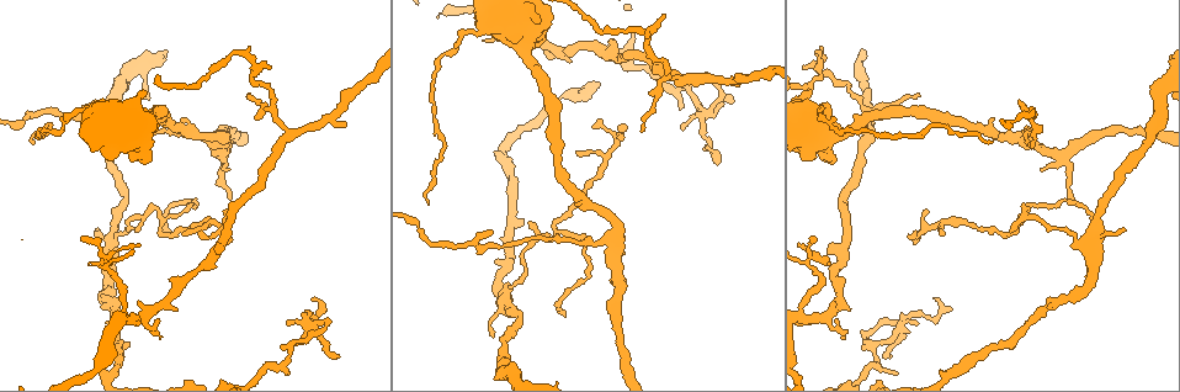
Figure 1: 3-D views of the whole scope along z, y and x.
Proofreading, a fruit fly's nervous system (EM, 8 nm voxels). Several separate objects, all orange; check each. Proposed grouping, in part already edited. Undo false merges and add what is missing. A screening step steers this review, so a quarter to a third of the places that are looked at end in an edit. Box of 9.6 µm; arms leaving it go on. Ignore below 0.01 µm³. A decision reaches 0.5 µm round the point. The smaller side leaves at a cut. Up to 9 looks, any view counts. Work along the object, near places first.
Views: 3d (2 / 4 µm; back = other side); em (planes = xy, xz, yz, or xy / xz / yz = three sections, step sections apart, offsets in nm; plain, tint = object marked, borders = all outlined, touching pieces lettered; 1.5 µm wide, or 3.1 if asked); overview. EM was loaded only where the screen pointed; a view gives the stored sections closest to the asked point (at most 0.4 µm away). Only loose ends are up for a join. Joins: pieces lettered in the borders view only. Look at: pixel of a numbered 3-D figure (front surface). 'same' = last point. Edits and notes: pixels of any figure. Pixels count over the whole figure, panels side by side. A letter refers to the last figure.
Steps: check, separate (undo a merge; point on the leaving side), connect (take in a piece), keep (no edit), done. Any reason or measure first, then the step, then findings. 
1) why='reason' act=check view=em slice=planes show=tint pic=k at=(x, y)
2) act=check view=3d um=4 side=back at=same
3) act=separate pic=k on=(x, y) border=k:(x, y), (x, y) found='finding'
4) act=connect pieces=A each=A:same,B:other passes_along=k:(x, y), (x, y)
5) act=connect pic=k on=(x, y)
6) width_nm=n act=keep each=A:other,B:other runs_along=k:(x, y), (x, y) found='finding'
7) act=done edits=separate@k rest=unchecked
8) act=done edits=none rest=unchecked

why='branch stops here' act=check view=em slice=planes show=borders pic=1 at=(896, 371)

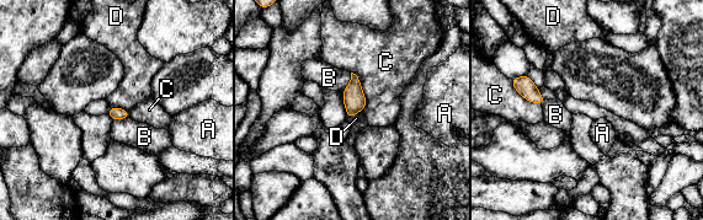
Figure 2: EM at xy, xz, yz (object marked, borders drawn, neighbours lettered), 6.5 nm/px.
act=keep each=A:other,B:other,C:other,D:other border=2:(111, 106), (118, 106), (128, 111) found='no lettered piece goes on from it'

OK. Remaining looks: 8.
why='arms part here' act=check view=3d um=2 pic=1 at=(142, 315)

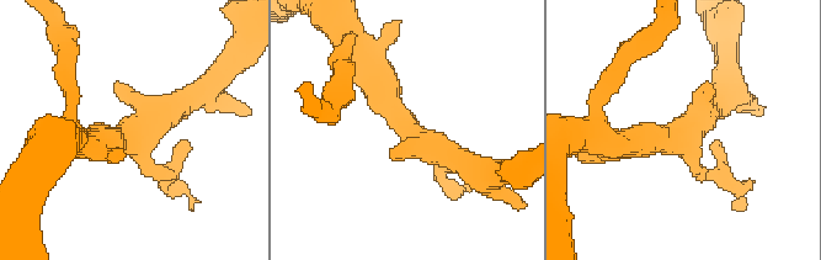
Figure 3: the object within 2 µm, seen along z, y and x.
act=check view=em slice=xz step=4 show=borders pic=3 at=(407, 128)

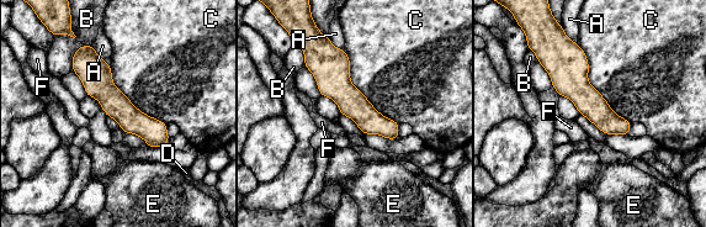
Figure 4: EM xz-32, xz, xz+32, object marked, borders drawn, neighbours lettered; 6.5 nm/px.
act=keep each=A:other,B:other,C:other,D:other,E:other,F:other found='continuous, no second neuron'

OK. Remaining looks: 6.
act=check view=3d um=2 pic=1 at=(230, 239)

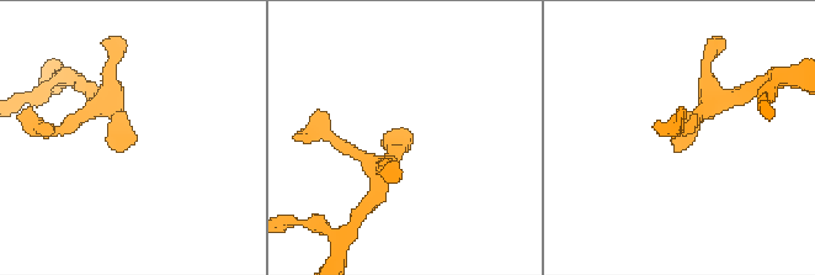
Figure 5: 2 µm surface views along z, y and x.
why='now the EM' act=check view=em slice=planes show=borders pic=5 at=(128, 136)

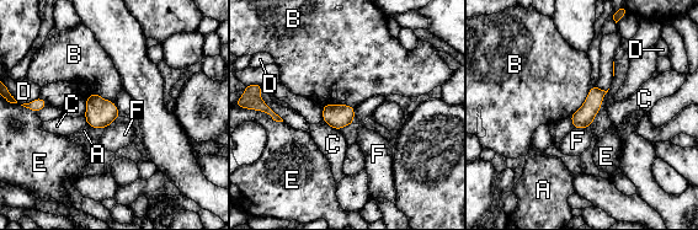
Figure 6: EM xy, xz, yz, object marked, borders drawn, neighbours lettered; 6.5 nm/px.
act=keep each=A:other,B:other,C:other,D:other,E:other,F:other found='none of them fits'

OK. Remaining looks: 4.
act=check view=em slice=xz step=8 show=tint pic=1 at=(231, 199)

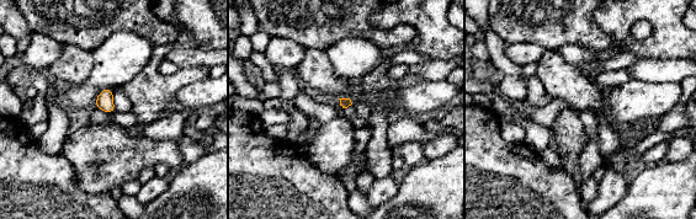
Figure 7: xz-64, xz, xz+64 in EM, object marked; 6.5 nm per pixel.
why='another direction' act=check view=em slice=planes show=tint at=same

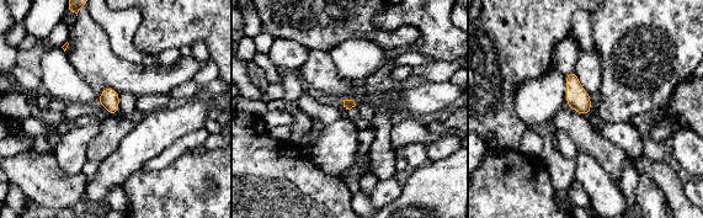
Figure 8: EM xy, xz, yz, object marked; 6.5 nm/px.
why='see the neighbours' act=check view=em slice=planes show=borders at=same

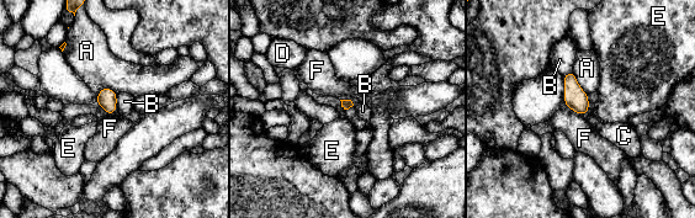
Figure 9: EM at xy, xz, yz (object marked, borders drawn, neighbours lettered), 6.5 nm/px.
act=connect pieces=C each=A:other,B:other,C:same,D:other,E:other,F:other passes_along=9:(346, 105), (349, 110), (351, 113) found='the neuron continues'

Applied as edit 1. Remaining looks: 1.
act=done edits=connect@9 rest=unchecked

